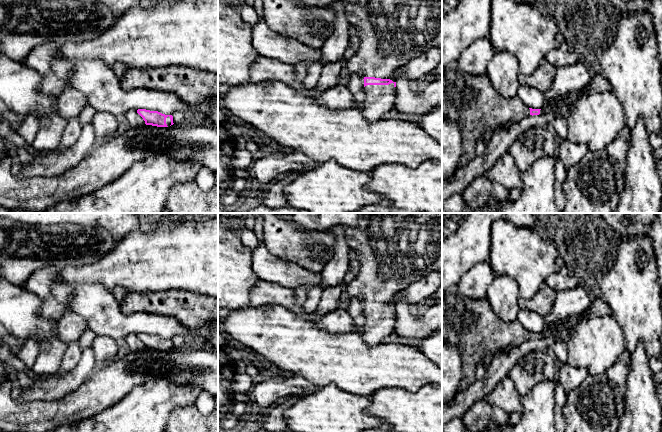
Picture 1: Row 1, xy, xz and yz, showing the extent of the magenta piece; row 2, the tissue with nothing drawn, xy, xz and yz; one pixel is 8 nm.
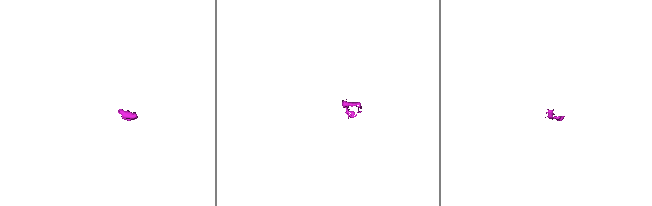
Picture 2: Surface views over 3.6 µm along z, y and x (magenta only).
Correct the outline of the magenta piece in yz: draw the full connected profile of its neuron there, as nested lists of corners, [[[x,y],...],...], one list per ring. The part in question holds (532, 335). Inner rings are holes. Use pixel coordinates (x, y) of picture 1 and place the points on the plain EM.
[[[459,292],[442,295],[442,341],[455,346],[461,356],[463,377],[459,392],[476,381],[476,368],[482,362],[487,369],[493,356],[530,339],[549,338],[567,342],[584,319],[611,315],[604,298],[591,302],[586,313],[560,327],[548,325],[541,333],[527,331],[518,320],[502,321],[492,310],[488,299],[467,299]]]

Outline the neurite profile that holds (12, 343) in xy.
[[[0,324],[0,349],[5,346],[12,355],[17,354],[18,349],[23,346],[24,340],[14,335],[11,335],[7,330]]]

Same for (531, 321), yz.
[[[523,307],[518,311],[517,320],[527,331],[532,333],[541,333],[546,327],[542,316]]]

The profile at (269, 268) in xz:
[[[263,244],[253,251],[251,268],[260,280],[282,287],[322,287],[321,273],[315,273],[272,254]]]

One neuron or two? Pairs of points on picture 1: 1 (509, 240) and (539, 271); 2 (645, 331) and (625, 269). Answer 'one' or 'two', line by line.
1: one
2: one

